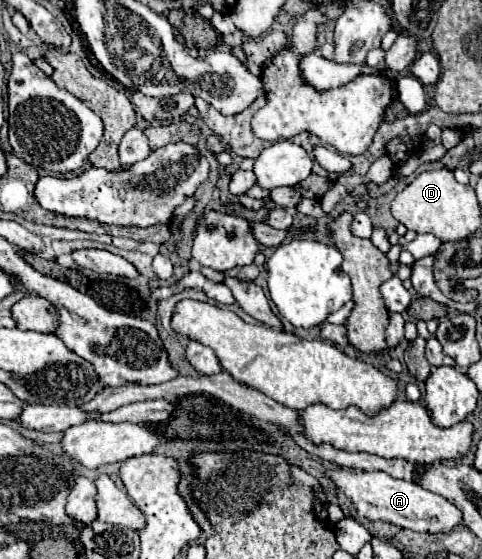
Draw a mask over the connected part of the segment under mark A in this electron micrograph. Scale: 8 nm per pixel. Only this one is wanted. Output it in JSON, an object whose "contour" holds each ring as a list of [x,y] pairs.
{"contour":[[[346,467],[326,469],[324,475],[352,501],[360,519],[366,521],[388,521],[400,529],[412,529],[418,533],[450,533],[462,523],[462,513],[442,495],[424,491],[418,483],[394,479],[384,471],[354,471]]]}

